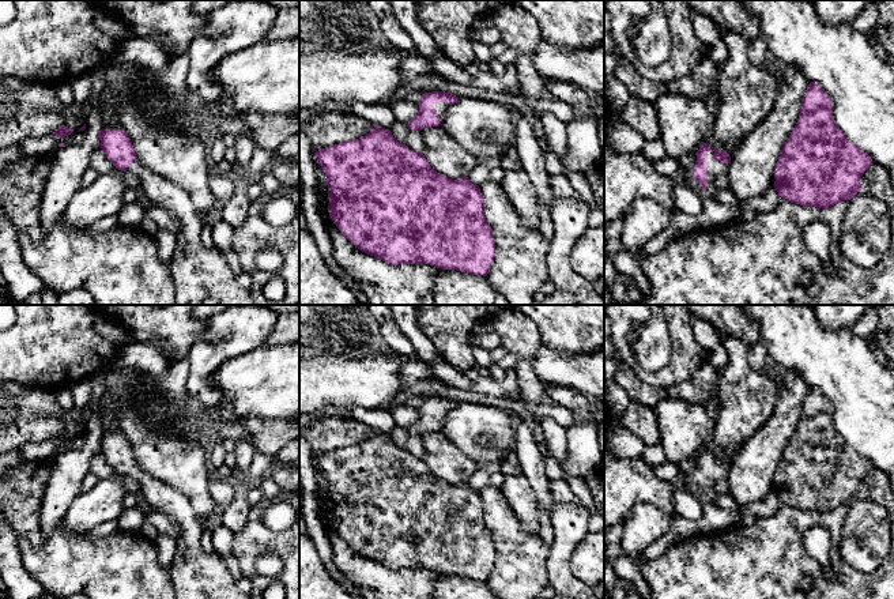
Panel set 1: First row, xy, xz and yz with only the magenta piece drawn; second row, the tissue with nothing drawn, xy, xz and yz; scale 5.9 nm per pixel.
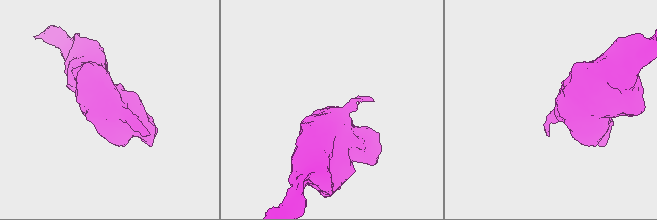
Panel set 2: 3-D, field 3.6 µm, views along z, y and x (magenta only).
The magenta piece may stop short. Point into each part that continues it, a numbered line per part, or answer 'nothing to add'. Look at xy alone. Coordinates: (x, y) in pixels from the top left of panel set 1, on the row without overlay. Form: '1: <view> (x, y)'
1: xy (195, 573)

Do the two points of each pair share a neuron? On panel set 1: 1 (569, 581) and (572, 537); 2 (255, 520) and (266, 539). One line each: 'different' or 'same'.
1: same
2: same

